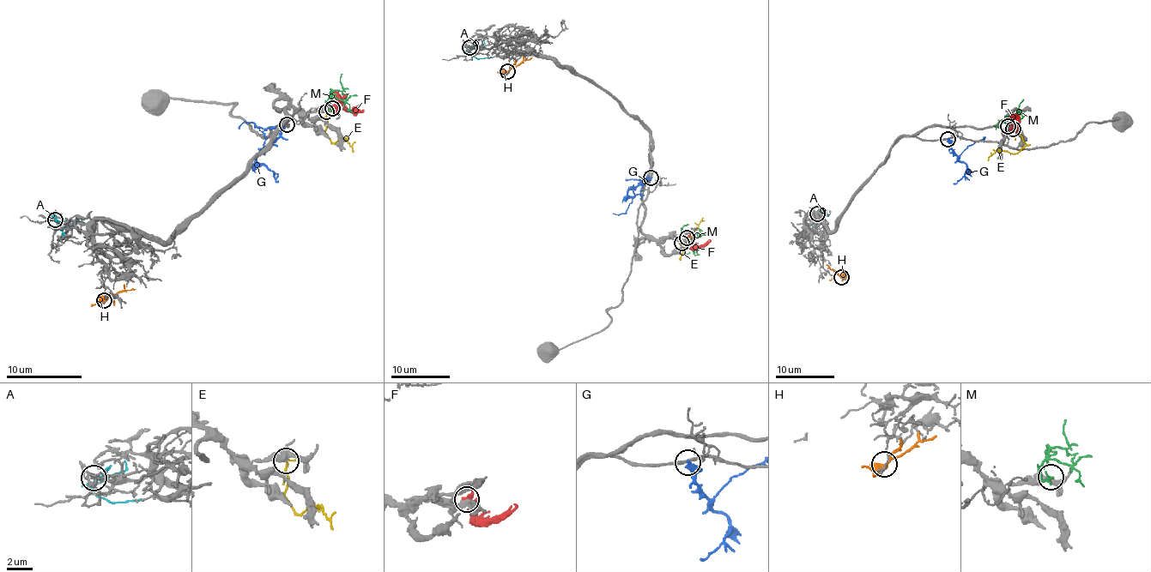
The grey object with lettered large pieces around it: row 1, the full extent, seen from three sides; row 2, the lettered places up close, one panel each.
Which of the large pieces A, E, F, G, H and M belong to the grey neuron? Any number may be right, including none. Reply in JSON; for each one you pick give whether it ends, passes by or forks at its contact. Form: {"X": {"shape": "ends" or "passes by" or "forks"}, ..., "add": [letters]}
{"add": []}

